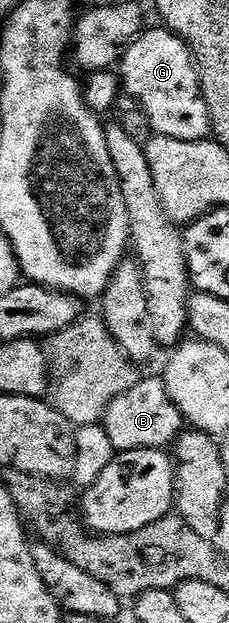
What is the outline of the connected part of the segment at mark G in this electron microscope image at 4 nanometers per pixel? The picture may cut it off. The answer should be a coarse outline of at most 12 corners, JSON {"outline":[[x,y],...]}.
{"outline":[[157,26],[120,57],[159,136],[205,140],[210,111],[179,36]]}

